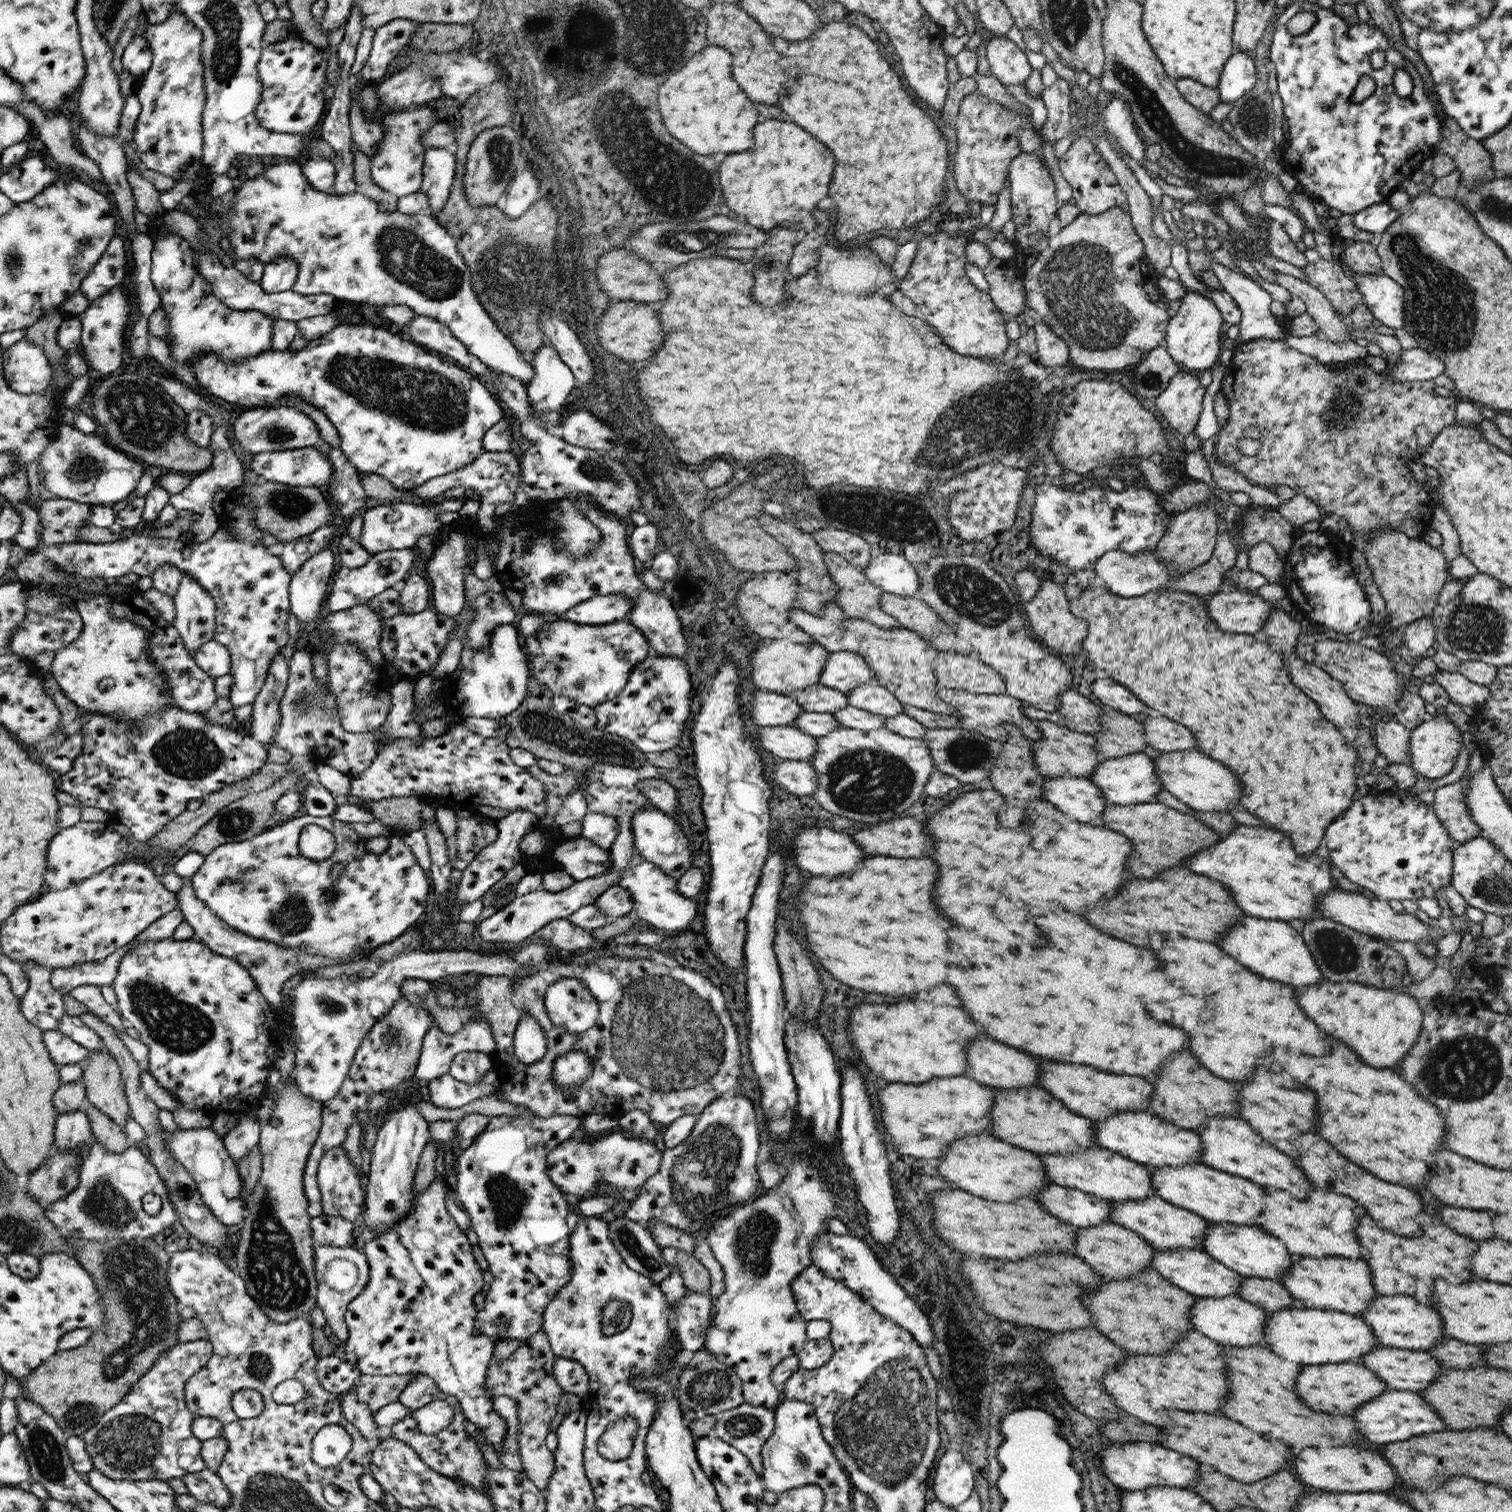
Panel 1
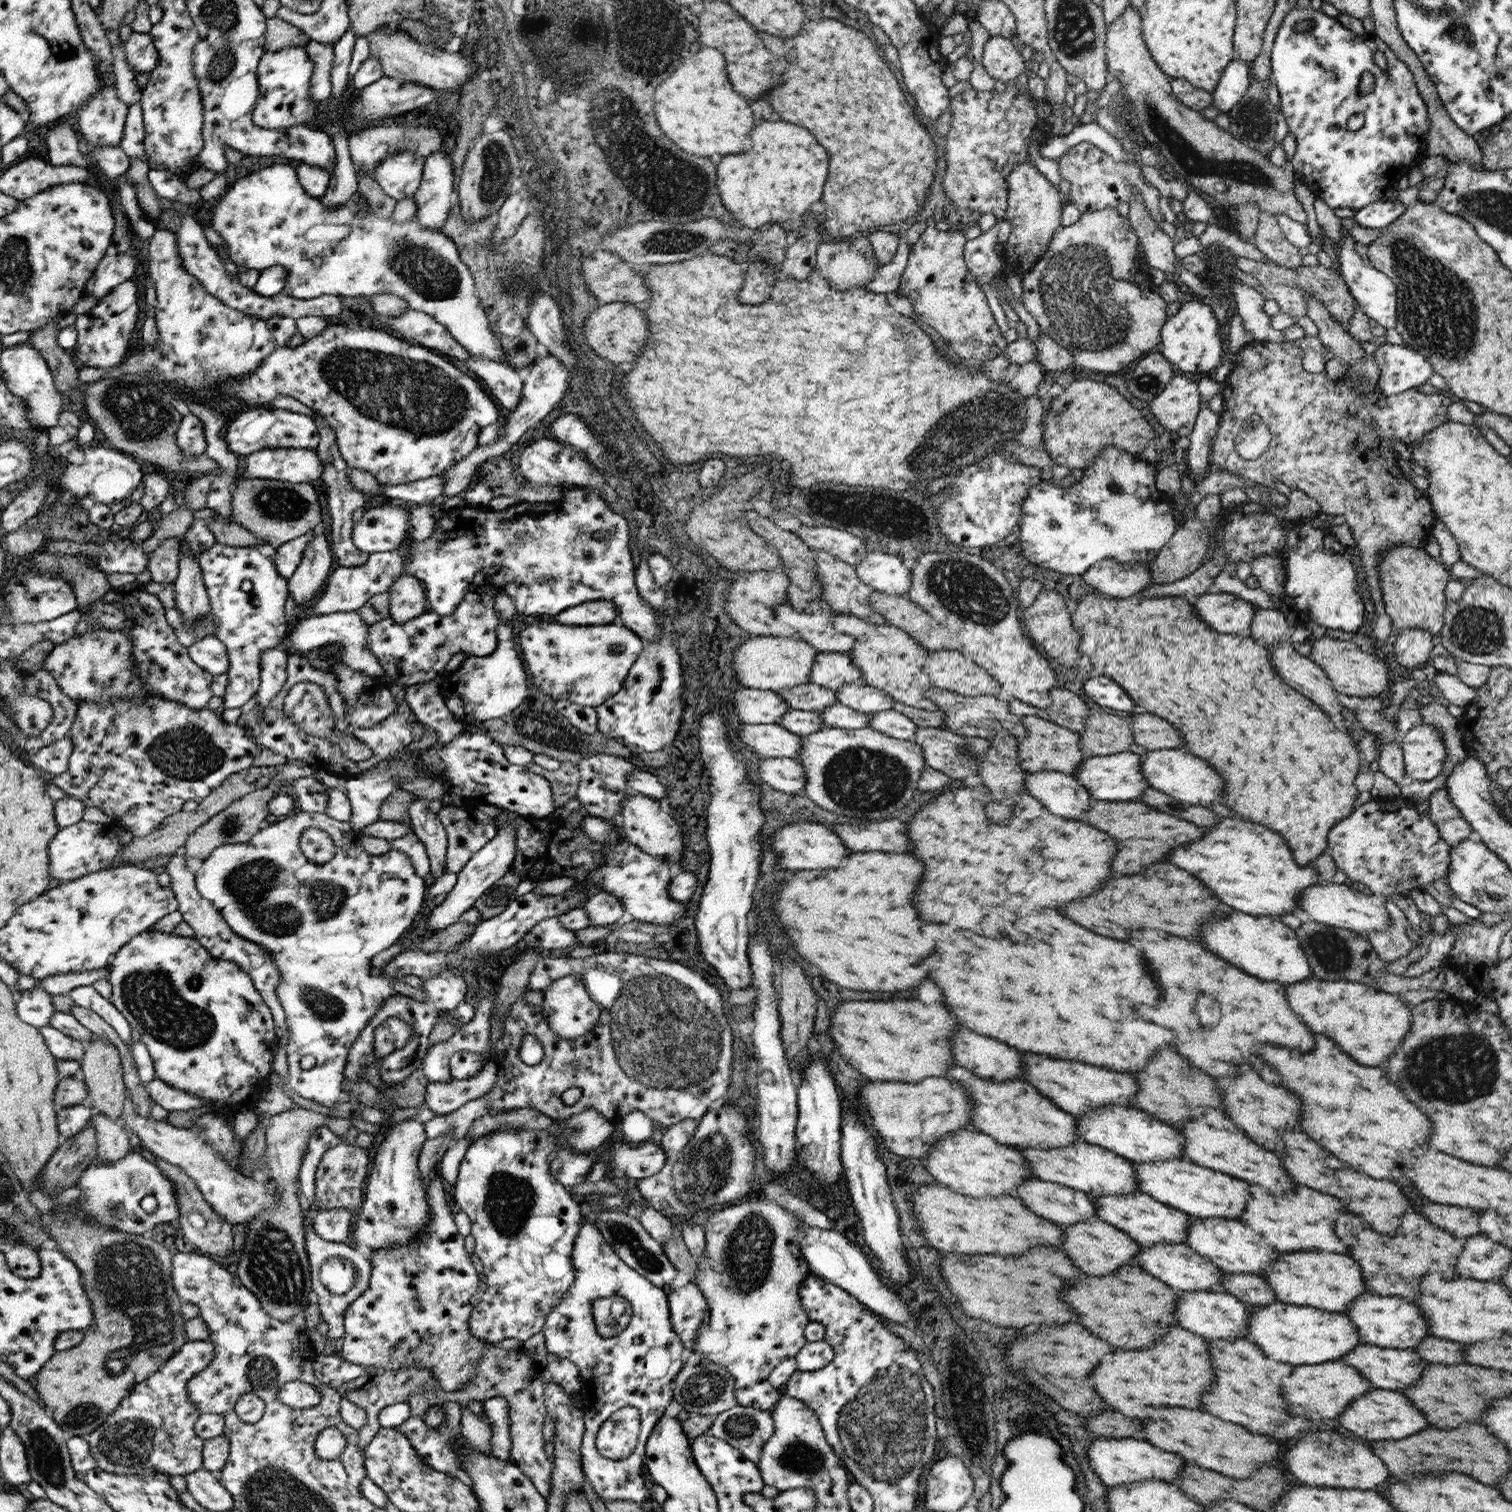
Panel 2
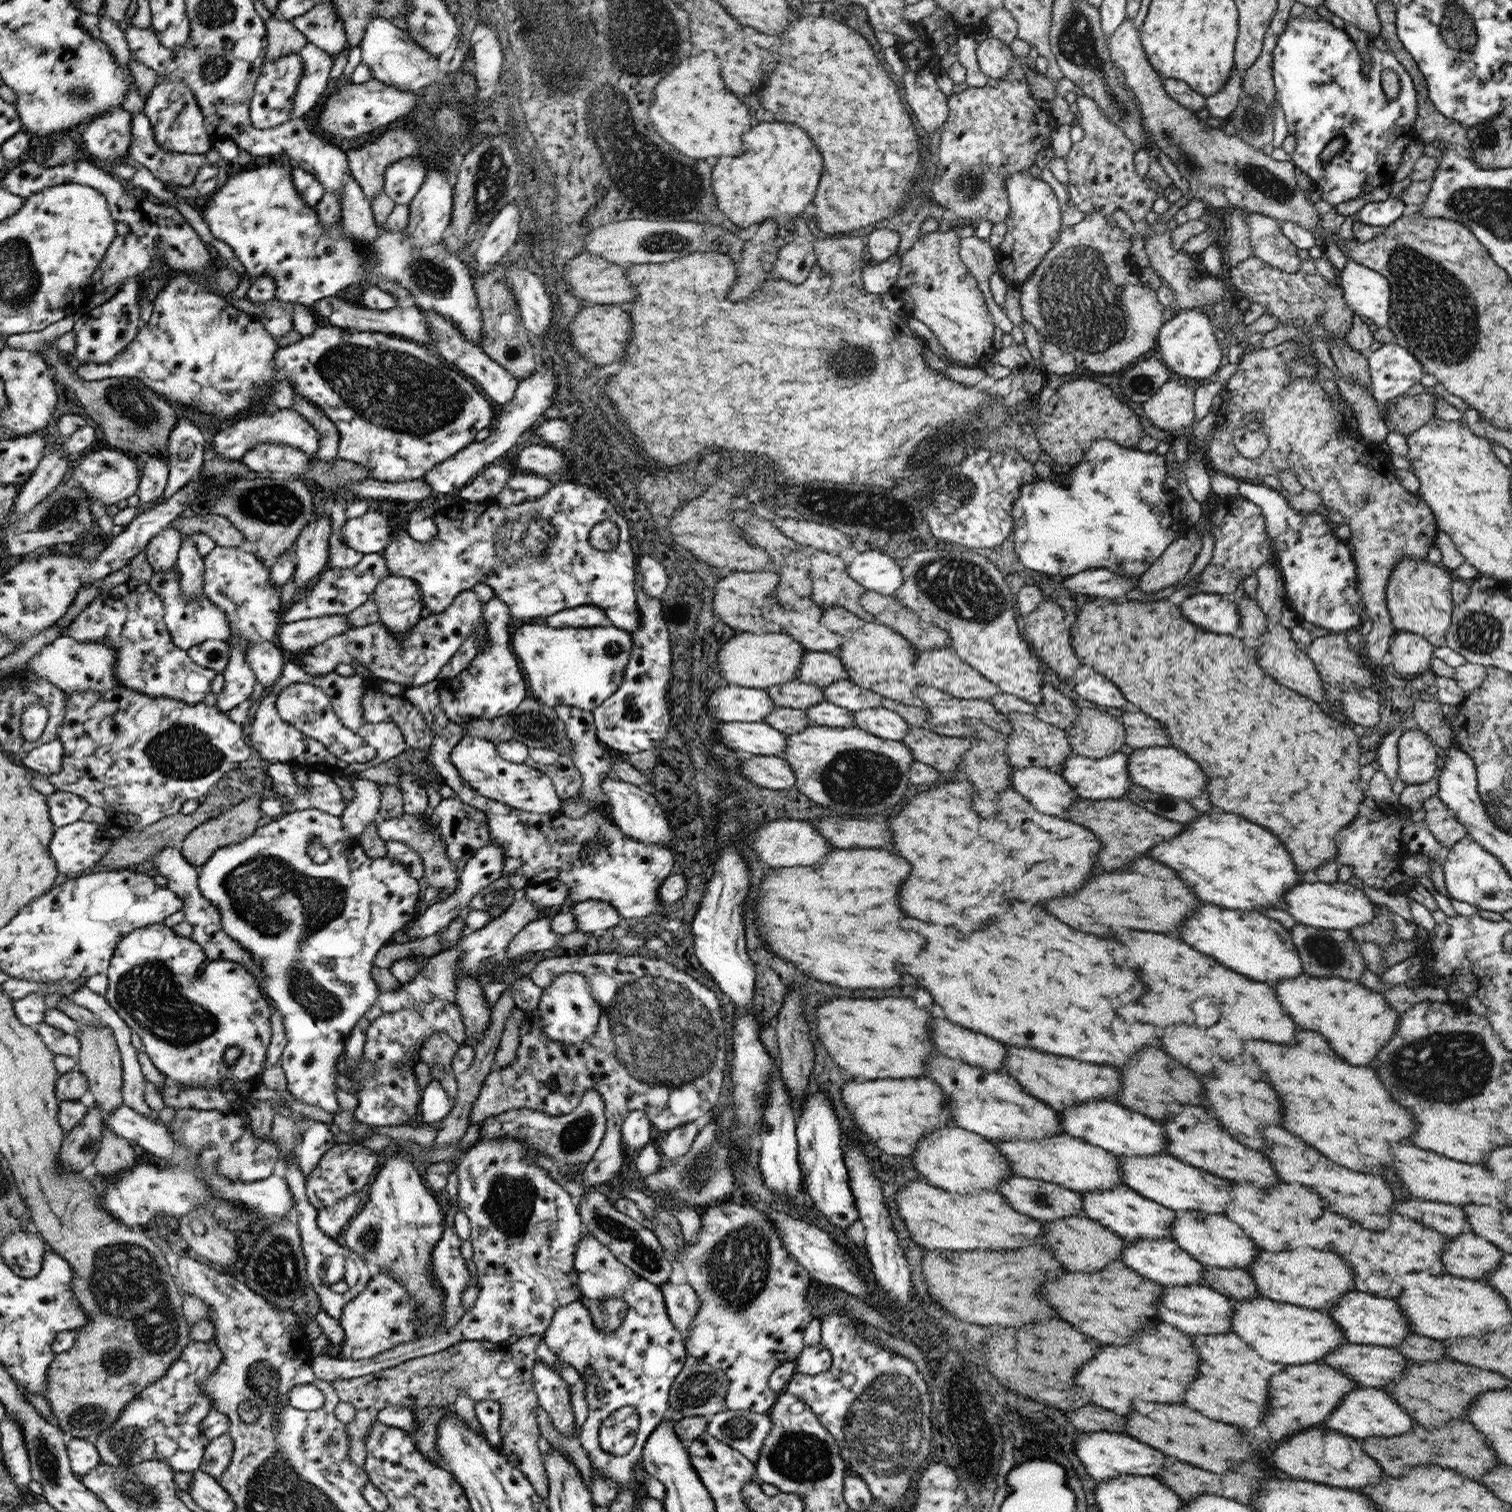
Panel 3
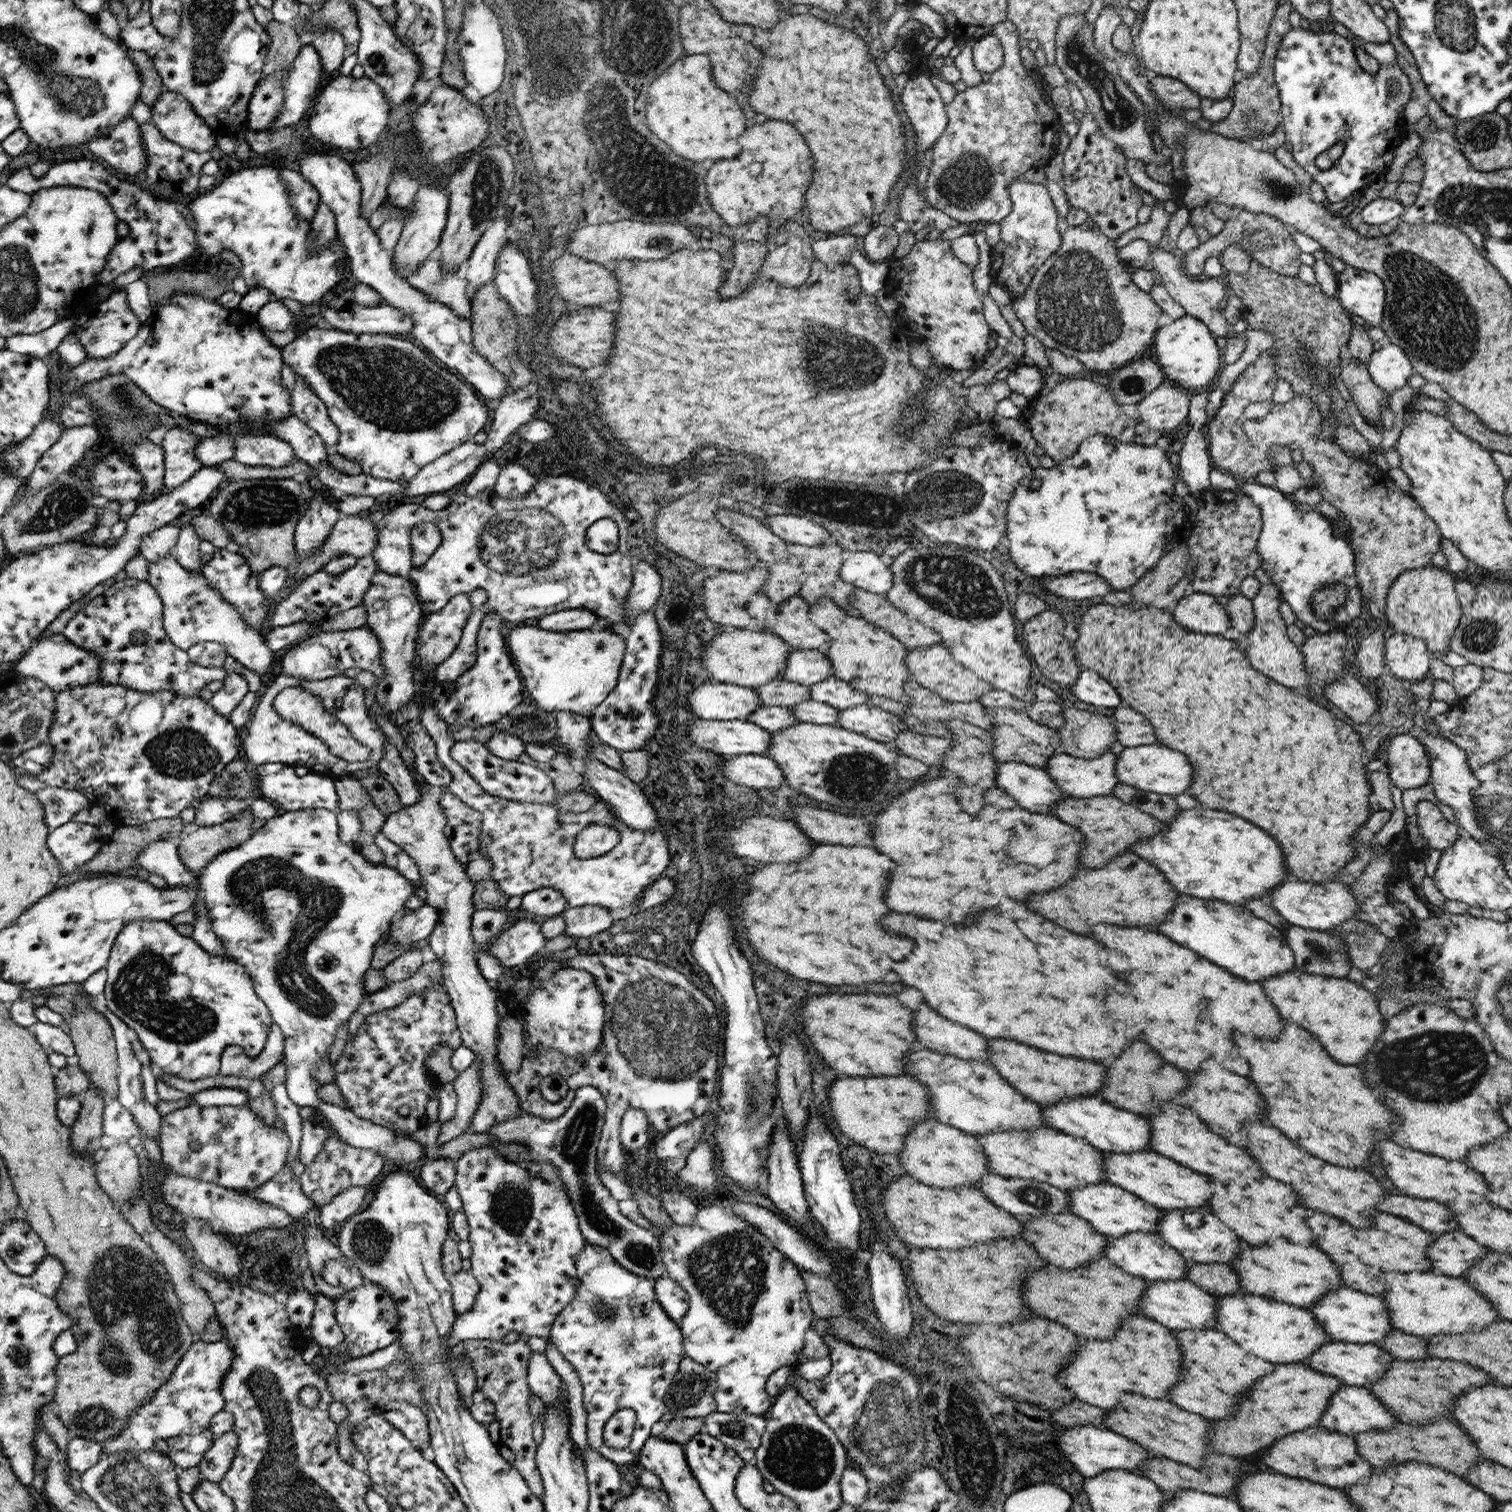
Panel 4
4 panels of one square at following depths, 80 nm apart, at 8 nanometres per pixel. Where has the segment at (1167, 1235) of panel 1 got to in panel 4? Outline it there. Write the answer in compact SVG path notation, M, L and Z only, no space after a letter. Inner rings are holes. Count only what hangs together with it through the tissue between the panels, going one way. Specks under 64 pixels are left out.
M1112 1183L1089 1184L1085 1187L1067 1190L1069 1194L1068 1213L1087 1220L1092 1228L1111 1237L1124 1236L1130 1232L1157 1232L1157 1224L1164 1211L1144 1202L1132 1192L1125 1191Z

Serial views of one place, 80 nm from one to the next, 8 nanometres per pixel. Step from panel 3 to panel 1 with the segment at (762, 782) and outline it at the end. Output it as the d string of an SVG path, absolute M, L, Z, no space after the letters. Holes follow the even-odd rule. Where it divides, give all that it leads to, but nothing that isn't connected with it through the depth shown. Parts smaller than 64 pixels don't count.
M778 760L772 778L784 790L796 796L812 796L819 788L819 772L806 761Z

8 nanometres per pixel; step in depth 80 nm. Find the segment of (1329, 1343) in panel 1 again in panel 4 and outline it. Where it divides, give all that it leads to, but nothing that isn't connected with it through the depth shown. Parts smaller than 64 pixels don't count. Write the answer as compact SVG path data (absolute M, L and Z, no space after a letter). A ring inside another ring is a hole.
M1244 1292L1217 1295L1217 1323L1219 1330L1235 1340L1249 1353L1276 1364L1303 1362L1331 1338L1319 1325L1318 1319L1308 1310L1291 1304Z

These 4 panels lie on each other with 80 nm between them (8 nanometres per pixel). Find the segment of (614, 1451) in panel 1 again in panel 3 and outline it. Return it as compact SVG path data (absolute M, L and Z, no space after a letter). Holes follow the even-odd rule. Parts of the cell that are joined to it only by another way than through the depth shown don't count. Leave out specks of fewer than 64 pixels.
M622 1407L602 1424L599 1444L606 1455L624 1456L634 1446L639 1429L639 1414L634 1407Z

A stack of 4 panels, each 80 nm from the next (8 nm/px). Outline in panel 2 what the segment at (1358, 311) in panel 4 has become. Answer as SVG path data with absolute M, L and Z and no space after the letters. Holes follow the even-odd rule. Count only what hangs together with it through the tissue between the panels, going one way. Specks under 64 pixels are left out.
M1346 233L1342 239L1342 248L1339 253L1340 255L1340 268L1341 275L1345 280L1349 291L1352 296L1356 299L1357 306L1360 307L1366 314L1376 320L1380 326L1390 329L1395 328L1398 320L1397 317L1397 288L1394 281L1388 278L1386 274L1376 270L1374 267L1365 266L1363 259L1354 250L1356 241L1352 239L1352 236Z

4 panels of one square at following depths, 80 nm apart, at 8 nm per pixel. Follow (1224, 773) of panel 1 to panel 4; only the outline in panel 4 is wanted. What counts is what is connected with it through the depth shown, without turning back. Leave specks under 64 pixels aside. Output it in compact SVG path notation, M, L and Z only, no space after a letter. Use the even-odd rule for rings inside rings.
M1150 744L1126 747L1117 755L1115 771L1120 783L1135 786L1150 792L1180 796L1189 792L1192 786L1192 764L1188 764L1186 756L1167 746Z

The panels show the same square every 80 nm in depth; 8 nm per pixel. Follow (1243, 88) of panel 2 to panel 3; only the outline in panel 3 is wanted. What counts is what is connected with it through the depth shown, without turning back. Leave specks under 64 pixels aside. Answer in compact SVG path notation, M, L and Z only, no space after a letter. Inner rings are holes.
M1234 66L1223 88L1207 98L1205 108L1213 118L1226 119L1238 107L1243 95L1243 84Z

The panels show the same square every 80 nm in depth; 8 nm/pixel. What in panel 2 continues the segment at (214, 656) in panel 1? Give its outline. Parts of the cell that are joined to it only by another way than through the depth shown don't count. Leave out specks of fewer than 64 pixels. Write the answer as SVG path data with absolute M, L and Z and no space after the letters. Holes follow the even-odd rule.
M210 635L189 647L191 659L196 665L212 673L213 676L224 674L229 669L226 646Z

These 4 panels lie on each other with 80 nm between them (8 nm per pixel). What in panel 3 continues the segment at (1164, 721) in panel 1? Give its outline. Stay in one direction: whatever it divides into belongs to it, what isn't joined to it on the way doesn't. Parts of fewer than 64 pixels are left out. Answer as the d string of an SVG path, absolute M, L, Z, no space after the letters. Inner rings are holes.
M1142 711L1130 713L1125 712L1121 716L1126 732L1125 744L1133 749L1148 748L1152 746L1172 746L1172 741L1164 726L1146 716Z

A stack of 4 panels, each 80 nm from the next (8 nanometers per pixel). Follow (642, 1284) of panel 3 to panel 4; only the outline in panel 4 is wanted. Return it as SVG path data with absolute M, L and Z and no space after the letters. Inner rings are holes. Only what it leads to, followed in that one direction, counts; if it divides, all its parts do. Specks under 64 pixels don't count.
M587 1243L579 1252L576 1265L580 1279L579 1288L575 1298L559 1312L555 1320L551 1328L552 1342L555 1342L556 1350L570 1362L580 1377L587 1412L588 1446L614 1464L622 1466L626 1462L636 1460L638 1452L643 1450L642 1446L646 1446L647 1440L660 1426L660 1417L668 1411L664 1395L674 1382L684 1359L686 1346L682 1346L683 1332L680 1332L679 1325L659 1303L655 1281L624 1268L607 1248ZM600 1302L605 1304L607 1309L612 1308L615 1311L612 1319L602 1319L602 1315L595 1312L595 1306ZM623 1408L632 1409L637 1414L637 1421L630 1444L626 1448L616 1449L606 1443L604 1428L611 1416Z

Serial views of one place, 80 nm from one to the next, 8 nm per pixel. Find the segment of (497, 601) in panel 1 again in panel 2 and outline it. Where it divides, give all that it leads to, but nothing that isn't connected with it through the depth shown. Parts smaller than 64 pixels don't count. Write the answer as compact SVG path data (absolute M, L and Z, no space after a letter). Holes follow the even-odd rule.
M473 588L464 596L459 608L450 615L429 611L402 624L390 620L390 617L386 618L370 626L366 646L380 662L384 674L390 676L392 683L409 687L432 680L436 675L444 673L445 666L457 653L488 655L496 649L498 614L494 610L495 598L484 590Z

